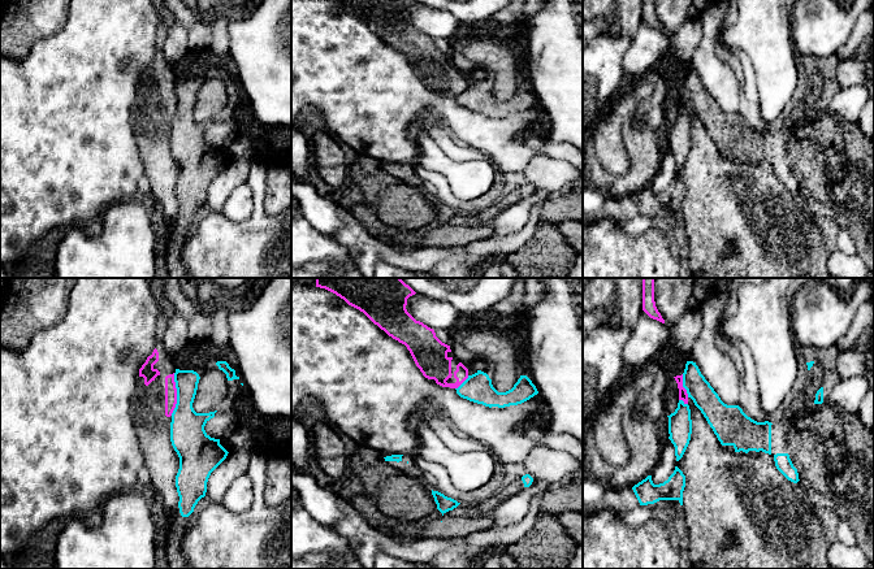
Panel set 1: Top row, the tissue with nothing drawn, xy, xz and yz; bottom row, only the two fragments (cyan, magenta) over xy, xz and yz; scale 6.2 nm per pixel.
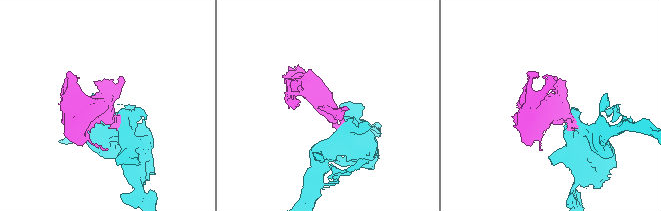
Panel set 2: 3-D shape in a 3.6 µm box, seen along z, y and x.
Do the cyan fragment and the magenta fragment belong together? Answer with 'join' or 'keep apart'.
keep apart

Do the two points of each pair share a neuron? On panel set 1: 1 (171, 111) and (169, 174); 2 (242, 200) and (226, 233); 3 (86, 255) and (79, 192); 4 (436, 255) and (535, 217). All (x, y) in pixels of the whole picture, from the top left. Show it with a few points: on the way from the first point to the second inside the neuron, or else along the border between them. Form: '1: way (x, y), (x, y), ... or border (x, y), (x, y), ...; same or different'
1: way (160, 126), (160, 159); same
2: border (221, 212), (234, 221), (245, 221), (252, 214); different
3: border (105, 209), (95, 234), (79, 227), (66, 230); different
4: way (462, 250), (514, 242); same

